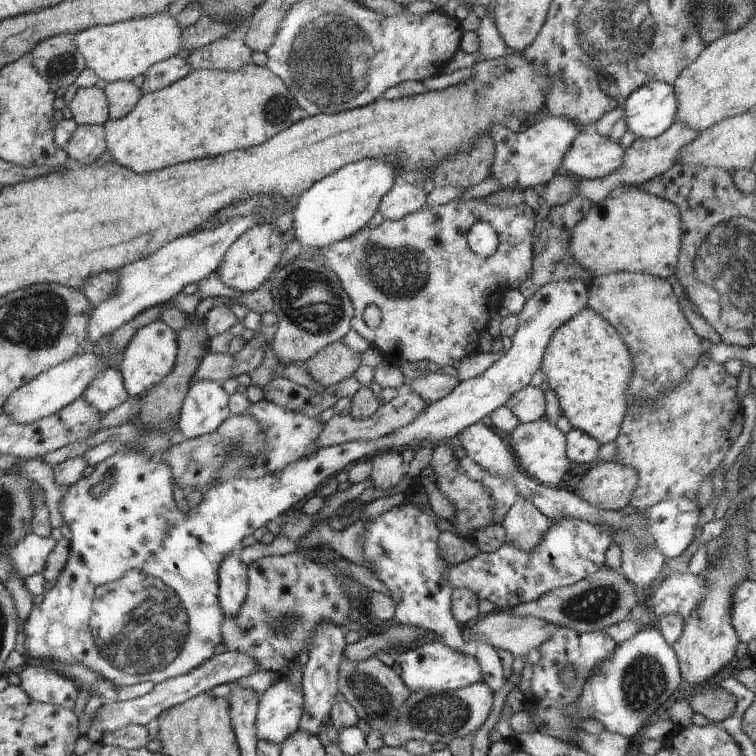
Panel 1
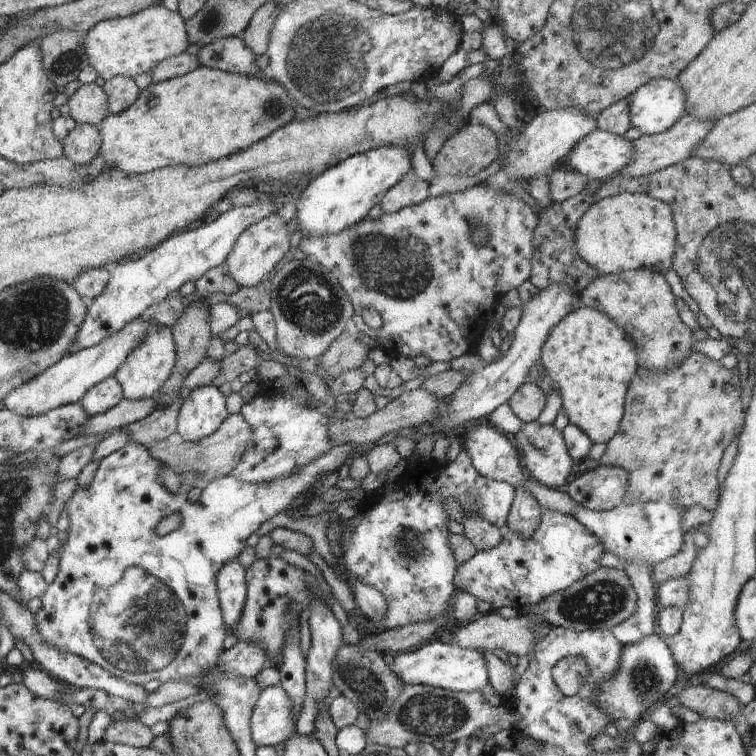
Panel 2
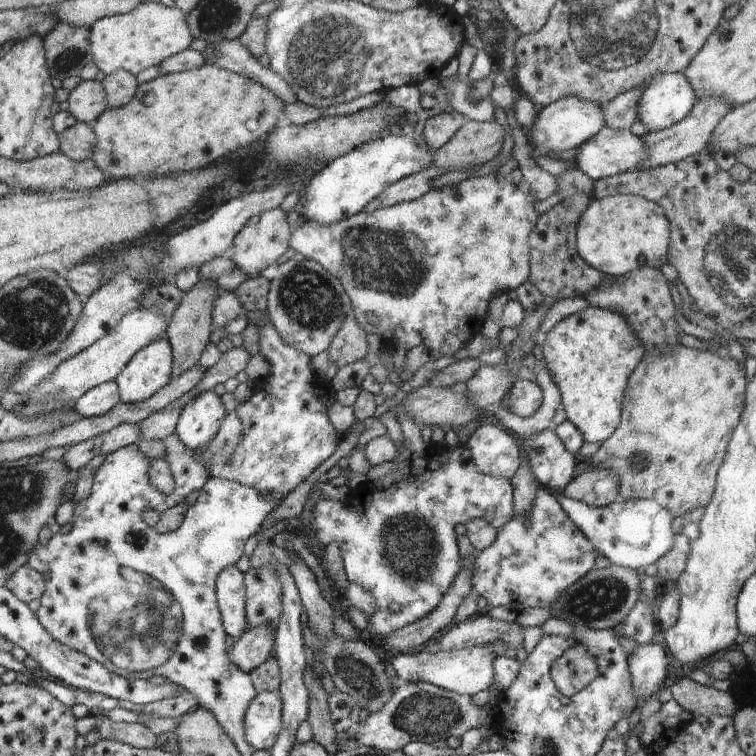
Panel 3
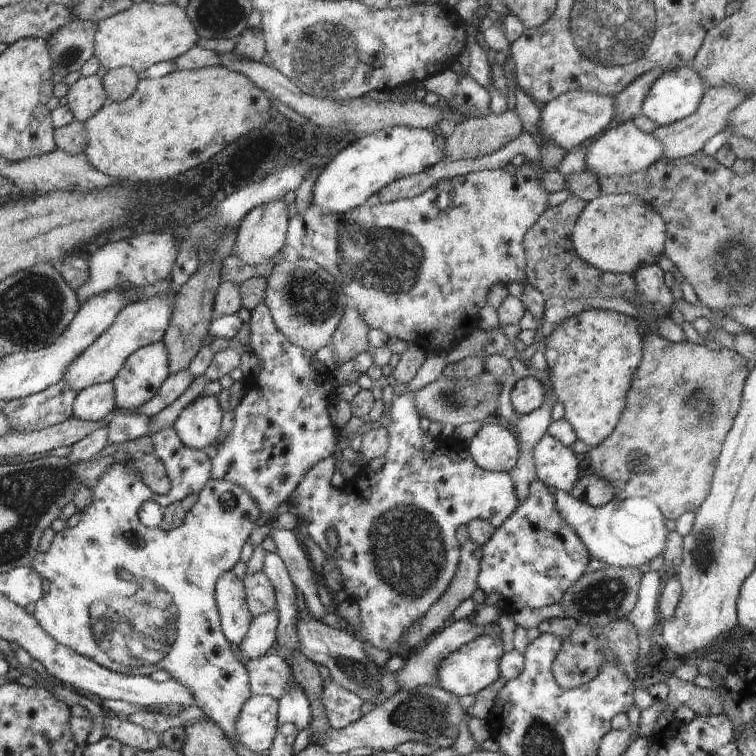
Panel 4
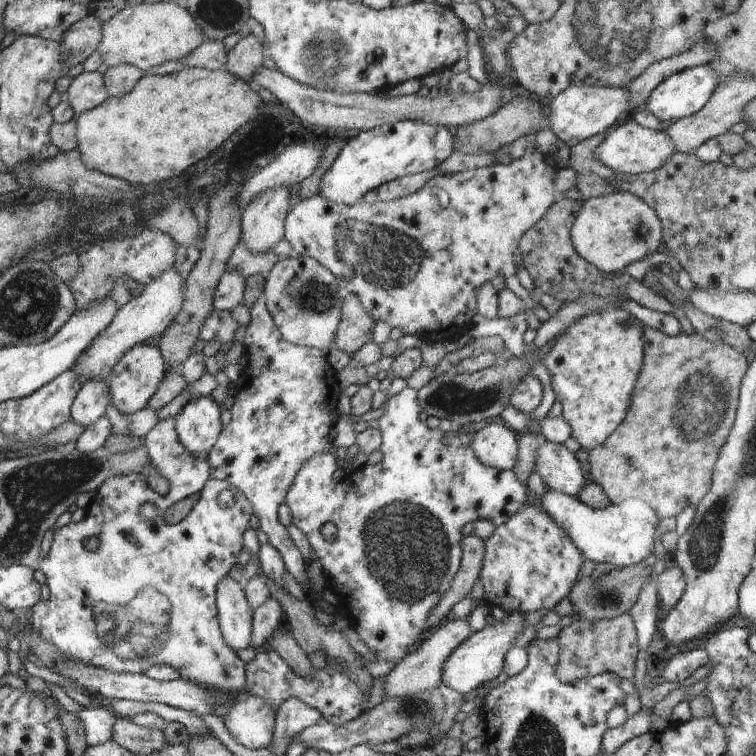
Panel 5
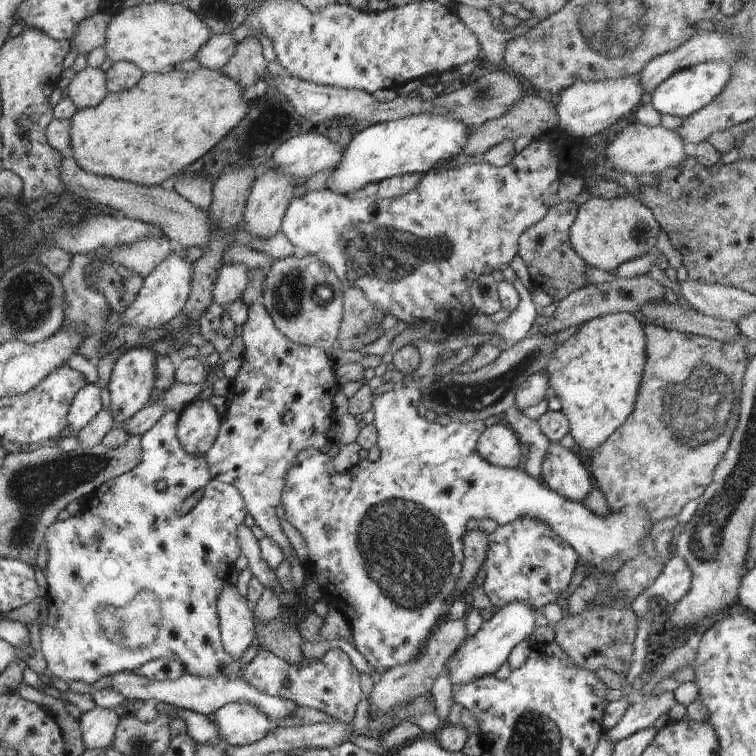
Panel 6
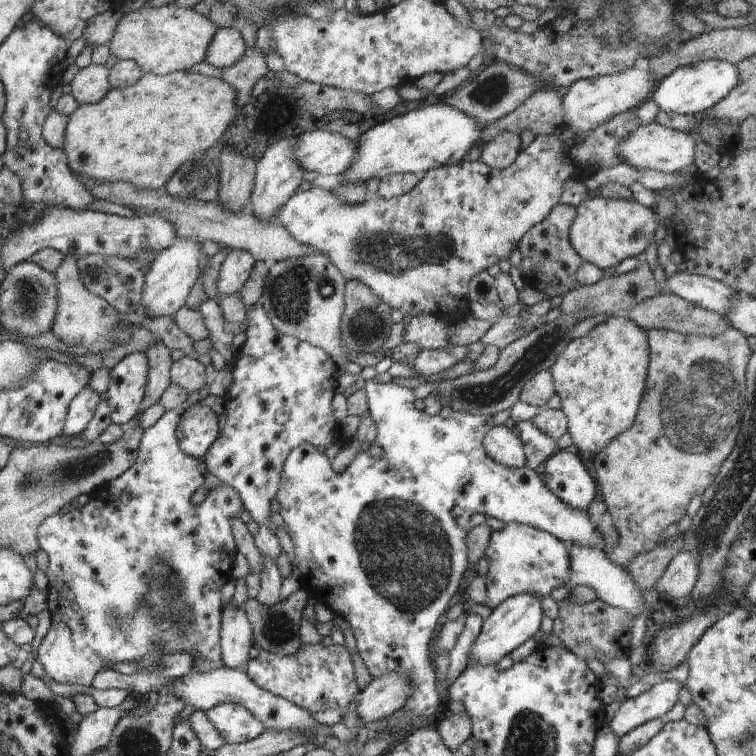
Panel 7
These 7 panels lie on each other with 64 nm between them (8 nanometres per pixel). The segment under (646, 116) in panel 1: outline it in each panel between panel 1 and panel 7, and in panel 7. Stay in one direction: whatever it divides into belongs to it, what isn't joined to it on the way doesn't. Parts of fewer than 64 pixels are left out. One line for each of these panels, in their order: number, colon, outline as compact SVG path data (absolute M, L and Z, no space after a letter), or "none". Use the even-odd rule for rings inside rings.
2: M669 78L651 80L629 96L631 128L637 128L641 132L641 136L643 134L653 136L653 134L661 134L661 132L669 130L683 116L683 110L685 110L685 92L677 84L677 78L673 78L673 80L669 80Z
3: M655 74L643 88L639 102L637 102L637 122L641 122L647 132L653 130L665 130L677 122L681 122L683 118L687 118L687 114L691 112L693 104L697 102L695 98L695 90L691 90L693 86L687 82L687 78L683 78L681 74Z
4: M679 68L679 70L667 70L665 74L661 74L651 90L647 92L647 98L643 100L641 104L641 114L645 118L649 118L657 128L663 128L663 126L671 126L675 122L681 122L685 120L687 116L695 114L697 106L701 104L701 98L703 98L703 92L705 92L705 84L701 80L699 74L691 72L691 68Z
5: M695 66L695 68L685 68L677 74L671 74L669 78L665 78L647 98L647 102L643 104L641 110L647 108L647 112L651 116L655 116L661 124L669 124L669 122L677 122L683 118L689 118L693 114L697 114L707 100L711 98L711 92L715 90L715 86L719 86L719 76L713 74L713 70L709 70L707 66Z
6: M707 62L707 64L697 64L685 70L675 72L671 78L667 78L665 82L661 82L651 96L647 98L647 102L651 102L653 110L659 112L661 116L673 116L673 118L689 118L691 114L697 114L699 110L703 110L703 106L707 106L711 100L717 98L717 94L721 94L721 90L727 86L731 78L731 70L727 62Z
7: M707 60L699 62L693 66L683 66L671 72L667 78L663 78L653 90L651 90L651 100L657 104L659 112L673 112L679 116L695 116L703 114L721 98L725 98L735 84L739 82L739 72L735 64L731 62L719 62L719 60Z

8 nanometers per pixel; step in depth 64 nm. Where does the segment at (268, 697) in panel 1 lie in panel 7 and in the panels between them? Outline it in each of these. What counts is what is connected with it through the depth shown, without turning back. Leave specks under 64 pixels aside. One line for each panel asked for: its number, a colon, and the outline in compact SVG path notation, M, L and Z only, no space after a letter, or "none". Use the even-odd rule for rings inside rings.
2: M279 686L259 692L259 698L253 704L249 716L249 732L251 742L257 748L273 748L295 734L291 720L291 702Z
3: M261 692L243 714L243 738L251 750L271 750L281 728L279 692Z
4: M251 696L237 718L235 734L247 750L269 750L277 734L277 700L269 696Z
5: M247 696L233 704L223 724L231 738L251 750L267 748L275 732L275 710L259 696Z
6: M225 704L213 716L221 736L229 746L237 748L251 746L275 730L269 718L253 704Z
7: M219 704L205 712L225 744L245 744L263 734L265 726L249 710L237 704Z

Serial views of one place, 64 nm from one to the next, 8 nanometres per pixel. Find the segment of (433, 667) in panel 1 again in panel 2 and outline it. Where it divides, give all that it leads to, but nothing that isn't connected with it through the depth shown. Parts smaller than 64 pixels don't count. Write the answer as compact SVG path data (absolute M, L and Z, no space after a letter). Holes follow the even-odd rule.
M427 642L425 646L395 654L395 666L391 672L399 678L401 684L407 686L431 686L449 692L473 692L473 690L489 690L489 676L485 668L485 660L479 650L461 650L459 646L445 642Z

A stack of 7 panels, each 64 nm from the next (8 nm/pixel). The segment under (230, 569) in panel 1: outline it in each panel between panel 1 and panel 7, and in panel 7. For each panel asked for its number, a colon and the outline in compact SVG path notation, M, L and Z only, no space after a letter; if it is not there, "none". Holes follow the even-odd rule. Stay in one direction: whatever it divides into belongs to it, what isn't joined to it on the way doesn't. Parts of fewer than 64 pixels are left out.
2: M231 560L215 576L215 586L217 586L217 600L219 600L219 610L221 610L221 620L225 630L229 632L235 622L241 616L241 610L245 606L247 598L247 586L245 586L245 572L239 566L239 560Z
3: M223 568L215 580L215 596L217 608L221 614L221 624L225 636L233 638L235 642L247 632L245 620L245 586L243 574L235 568Z
4: M225 572L215 582L215 604L219 612L223 636L239 646L243 636L251 626L251 614L245 606L245 588L243 582L235 578L233 572Z
5: M225 576L223 580L219 580L219 584L215 588L219 630L221 630L225 644L233 652L247 648L249 636L251 636L253 610L249 608L241 586L243 586L243 582L233 582L231 578Z
6: M225 582L217 596L217 616L221 644L233 660L241 660L243 652L255 644L255 620L251 604L245 602L239 590Z
7: M229 598L229 604L221 608L221 630L219 630L219 646L225 668L243 670L249 648L253 646L253 630L245 616L245 610L235 606Z

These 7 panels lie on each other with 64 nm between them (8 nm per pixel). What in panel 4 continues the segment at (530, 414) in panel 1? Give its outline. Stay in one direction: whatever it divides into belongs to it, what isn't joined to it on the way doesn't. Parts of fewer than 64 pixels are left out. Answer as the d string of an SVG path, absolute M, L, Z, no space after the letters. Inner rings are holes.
M525 378L519 382L513 382L509 388L511 396L511 406L519 416L527 416L535 412L545 398L545 388L539 380L535 378Z

